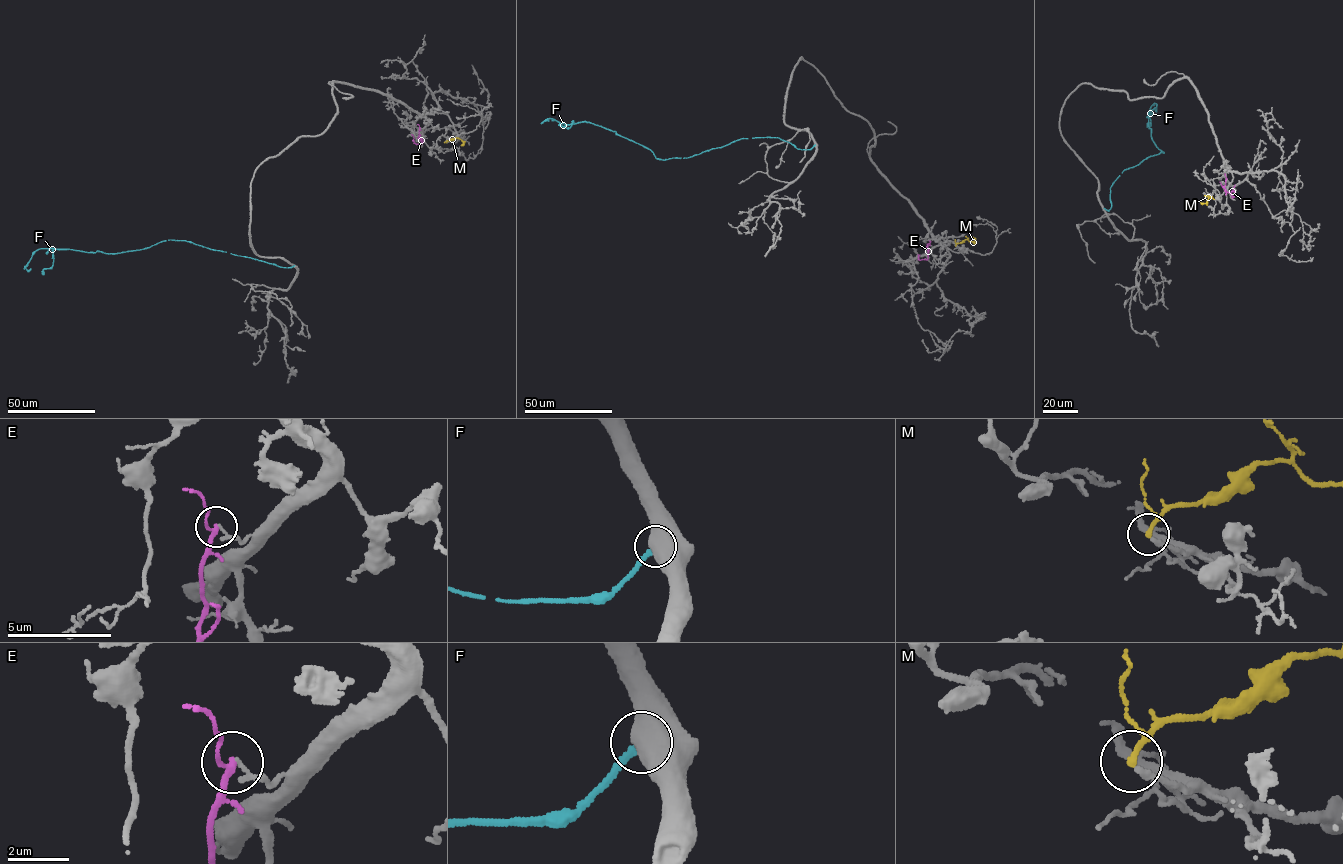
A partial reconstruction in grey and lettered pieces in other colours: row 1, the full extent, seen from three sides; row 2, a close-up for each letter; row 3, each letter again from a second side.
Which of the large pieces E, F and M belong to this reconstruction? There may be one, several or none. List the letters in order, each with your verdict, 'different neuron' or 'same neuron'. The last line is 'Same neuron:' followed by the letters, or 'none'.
E: different neuron
F: different neuron
M: same neuron
Same neuron: M

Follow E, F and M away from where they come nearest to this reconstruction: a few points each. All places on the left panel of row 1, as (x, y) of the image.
E: (420, 127), (419, 138), (423, 142), (416, 144), (411, 134)
F: (294, 265), (279, 267), (169, 239), (139, 250), (109, 254), (41, 248), (26, 267), (30, 268)
M: (446, 142), (457, 138), (463, 143), (461, 145)

